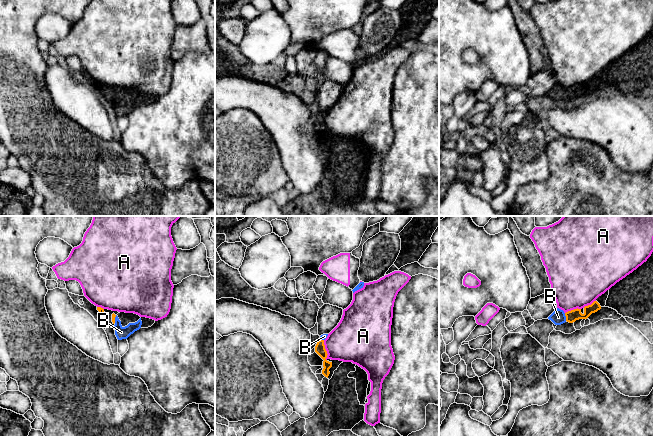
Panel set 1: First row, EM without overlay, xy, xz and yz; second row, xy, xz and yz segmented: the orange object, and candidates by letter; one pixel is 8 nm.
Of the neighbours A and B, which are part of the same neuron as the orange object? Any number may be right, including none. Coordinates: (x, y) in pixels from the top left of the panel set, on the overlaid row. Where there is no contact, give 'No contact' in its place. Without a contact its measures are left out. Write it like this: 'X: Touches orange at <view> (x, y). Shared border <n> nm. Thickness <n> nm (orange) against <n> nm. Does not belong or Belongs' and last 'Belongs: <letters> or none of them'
A: Touches orange at xz (325, 350). Shared border 170 nm. Thickness 80 nm (orange) against 360 nm. Does not belong
B: Touches orange at yz (566, 317). Shared border 70 nm. Thickness 100 nm (orange) against 120 nm. Belongs
Belongs: B

